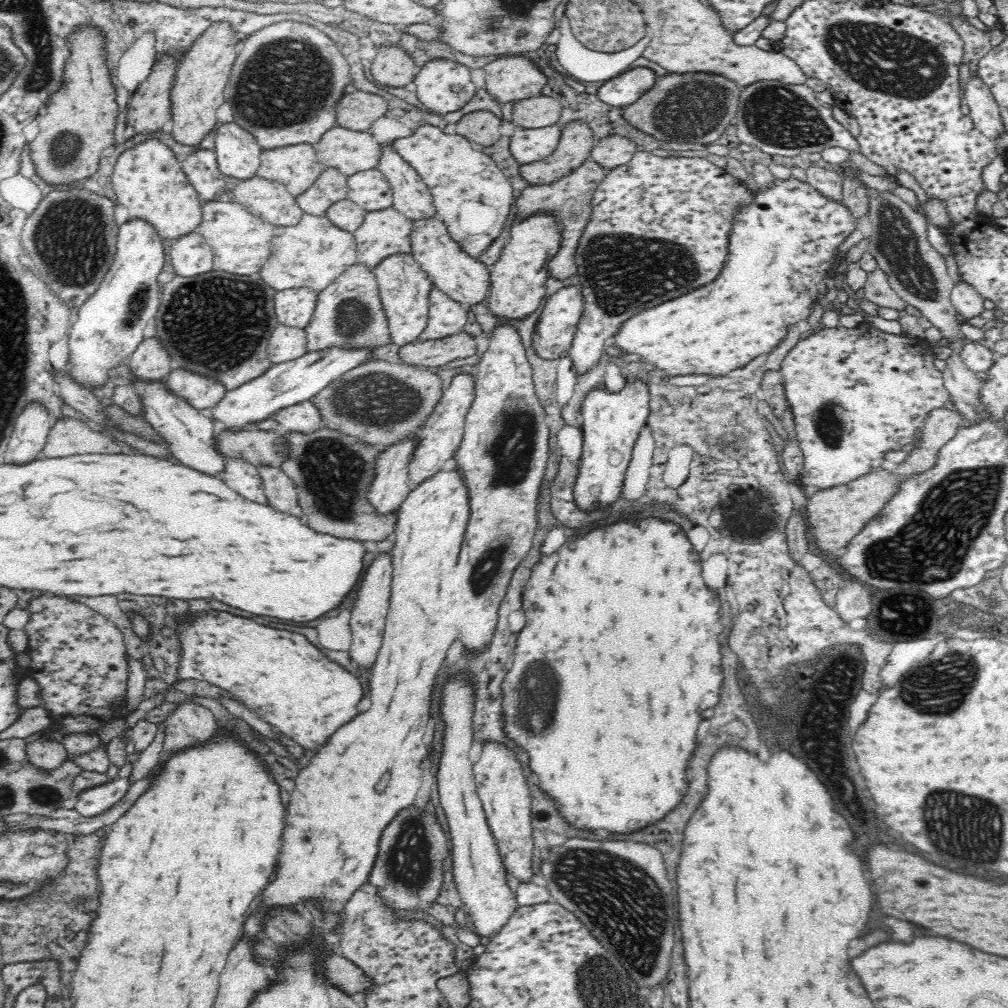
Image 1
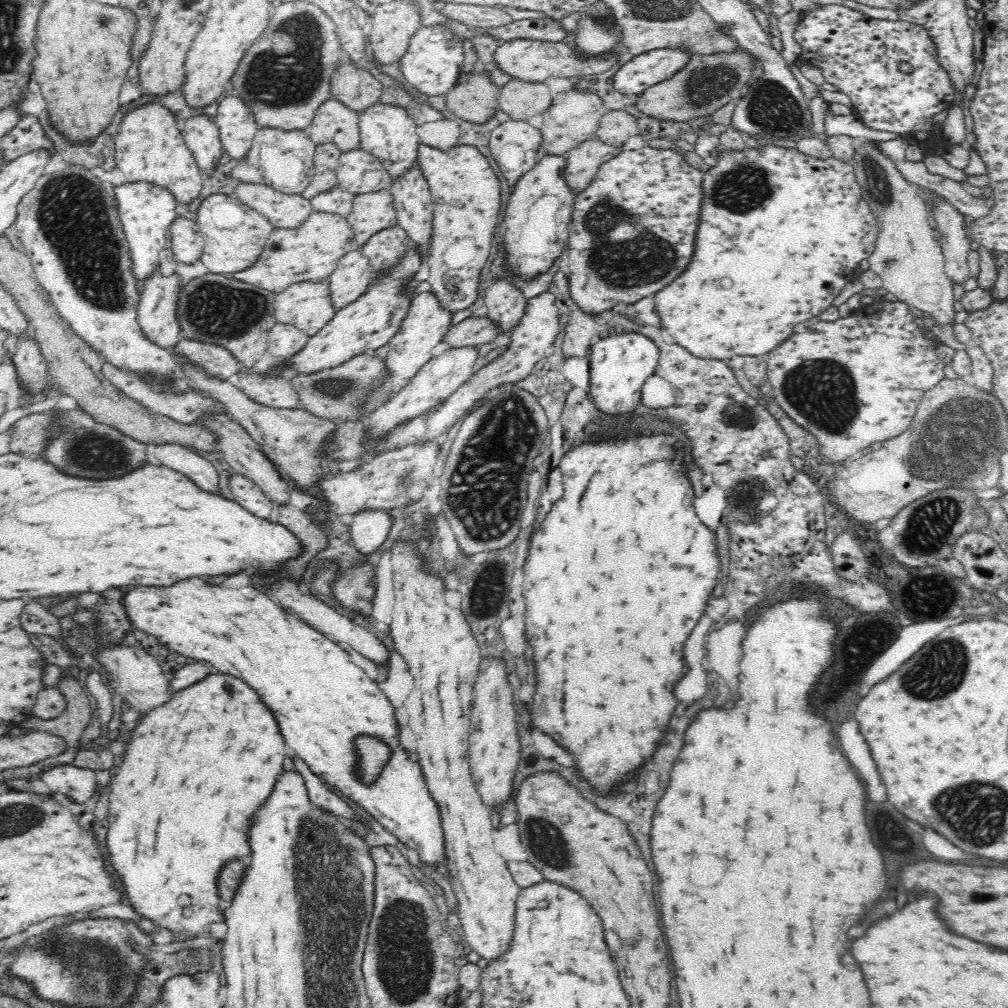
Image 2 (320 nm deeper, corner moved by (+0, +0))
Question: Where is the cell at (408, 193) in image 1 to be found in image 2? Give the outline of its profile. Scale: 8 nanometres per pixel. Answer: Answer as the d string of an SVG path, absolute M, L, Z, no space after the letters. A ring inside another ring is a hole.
M379 101L359 113L358 128L360 146L367 147L369 153L383 162L391 178L398 178L417 160L418 146L421 145L417 135L417 125L403 107Z

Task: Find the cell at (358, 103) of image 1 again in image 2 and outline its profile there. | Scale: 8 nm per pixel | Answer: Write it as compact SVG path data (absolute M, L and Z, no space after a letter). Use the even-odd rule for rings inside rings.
M349 59L332 72L330 92L332 98L360 113L380 101L382 85L378 76Z

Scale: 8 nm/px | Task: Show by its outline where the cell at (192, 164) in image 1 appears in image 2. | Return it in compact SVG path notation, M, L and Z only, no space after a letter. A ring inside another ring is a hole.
M199 114L188 118L184 122L183 136L204 177L211 175L223 150L214 116Z

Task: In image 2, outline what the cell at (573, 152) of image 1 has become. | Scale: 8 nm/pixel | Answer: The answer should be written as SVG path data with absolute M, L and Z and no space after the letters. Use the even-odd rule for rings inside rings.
M580 85L553 96L550 107L544 112L542 124L539 128L542 135L544 152L548 154L564 155L580 142L597 136L596 131L602 116L606 115L606 108L599 96L586 92L588 88Z

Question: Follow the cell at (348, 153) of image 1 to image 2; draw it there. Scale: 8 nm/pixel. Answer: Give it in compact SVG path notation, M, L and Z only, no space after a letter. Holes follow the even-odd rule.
M330 98L316 109L312 122L304 130L316 145L333 142L342 152L346 152L364 147L360 146L358 120L358 112Z

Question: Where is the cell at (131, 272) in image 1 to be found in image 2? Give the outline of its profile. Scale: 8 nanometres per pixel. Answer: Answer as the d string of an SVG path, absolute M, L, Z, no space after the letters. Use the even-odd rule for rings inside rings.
M143 180L115 185L114 190L121 225L131 252L132 270L134 276L140 280L141 289L141 281L159 266L158 252L169 246L168 230L177 217L176 206L179 202L167 188Z

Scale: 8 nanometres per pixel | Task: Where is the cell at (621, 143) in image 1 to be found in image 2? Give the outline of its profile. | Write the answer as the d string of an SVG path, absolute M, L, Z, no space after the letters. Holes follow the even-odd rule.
M624 110L608 111L600 119L596 134L612 146L622 147L628 136L639 133L637 118Z

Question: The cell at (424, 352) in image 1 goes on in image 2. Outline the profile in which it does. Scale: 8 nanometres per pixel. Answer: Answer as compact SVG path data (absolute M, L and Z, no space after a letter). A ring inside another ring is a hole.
M482 310L472 317L452 325L444 338L452 348L460 348L460 346L488 344L488 342L494 341L500 333L502 330L499 325L490 320L485 310Z

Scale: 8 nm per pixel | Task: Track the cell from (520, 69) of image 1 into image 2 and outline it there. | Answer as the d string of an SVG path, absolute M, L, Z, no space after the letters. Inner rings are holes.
M511 39L504 41L494 53L497 65L508 72L510 76L527 80L528 82L544 82L548 76L568 77L579 81L585 74L598 75L608 71L619 62L619 56L614 50L604 52L600 56L588 56L579 52L575 47L570 47L564 42L547 42L529 39Z

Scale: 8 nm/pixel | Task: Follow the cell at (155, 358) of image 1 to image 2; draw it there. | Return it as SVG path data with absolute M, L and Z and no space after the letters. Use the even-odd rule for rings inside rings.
M159 266L152 270L150 276L141 281L140 300L137 308L137 321L144 334L158 346L168 349L179 341L181 326L177 317L177 304L182 286L179 274L162 274Z

